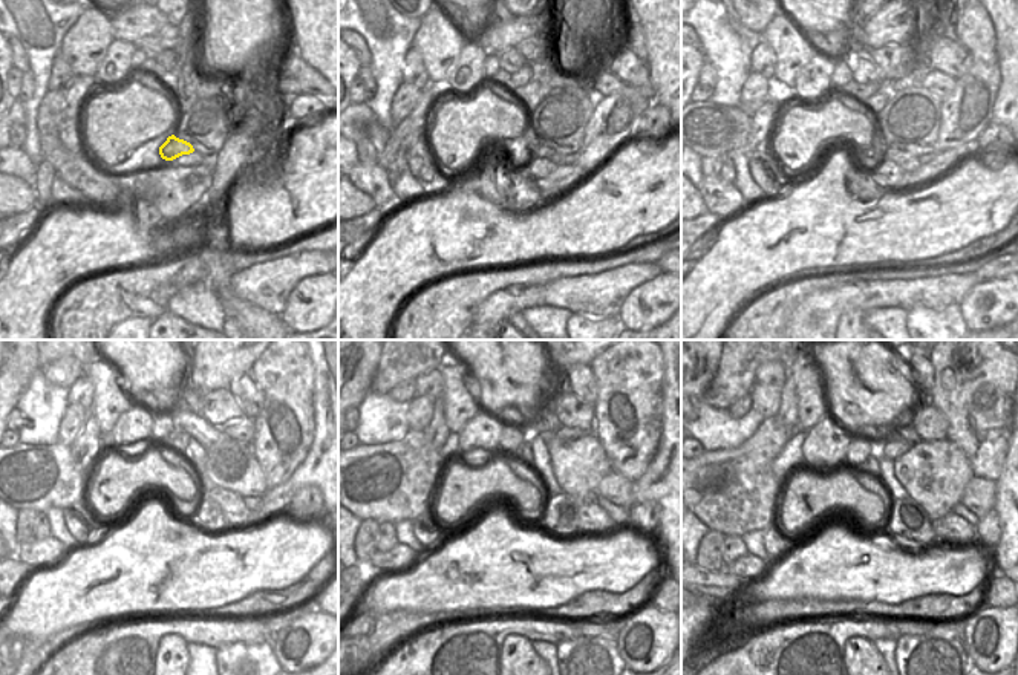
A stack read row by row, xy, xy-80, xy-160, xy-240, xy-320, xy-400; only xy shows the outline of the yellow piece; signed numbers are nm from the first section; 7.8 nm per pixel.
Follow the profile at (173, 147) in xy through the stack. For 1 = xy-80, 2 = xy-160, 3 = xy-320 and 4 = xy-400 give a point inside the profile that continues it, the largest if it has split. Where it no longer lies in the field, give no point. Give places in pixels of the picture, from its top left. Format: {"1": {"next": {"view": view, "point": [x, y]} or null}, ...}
{"1": {"next": {"view": "xy-80", "point": [531, 147]}}, "2": {"next": {"view": "xy-160", "point": [908, 163]}}, "3": {"next": {"view": "xy-320", "point": [591, 518]}}, "4": {"next": {"view": "xy-400", "point": [952, 528]}}}

